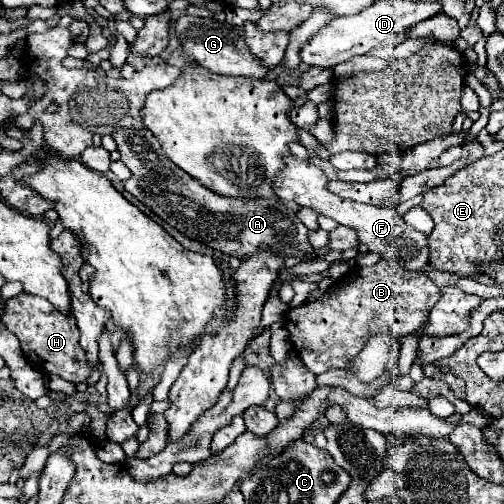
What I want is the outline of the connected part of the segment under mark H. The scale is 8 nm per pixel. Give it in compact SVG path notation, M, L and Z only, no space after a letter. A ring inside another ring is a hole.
M20 294L6 302L6 312L4 312L2 320L8 326L8 330L20 340L24 356L28 356L28 360L38 362L38 366L44 372L56 374L64 380L72 380L74 384L84 382L94 385L98 382L100 372L96 368L90 368L86 362L84 350L78 344L80 330L78 330L72 314L66 316L66 314L58 312L46 298Z

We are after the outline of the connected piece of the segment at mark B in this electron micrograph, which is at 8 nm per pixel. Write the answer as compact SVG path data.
M380 260L374 266L350 270L320 300L288 310L284 322L290 342L306 368L314 374L324 374L330 368L346 368L374 334L388 332L392 336L406 336L418 330L440 298L442 292L430 280L430 274L402 272L398 264Z

